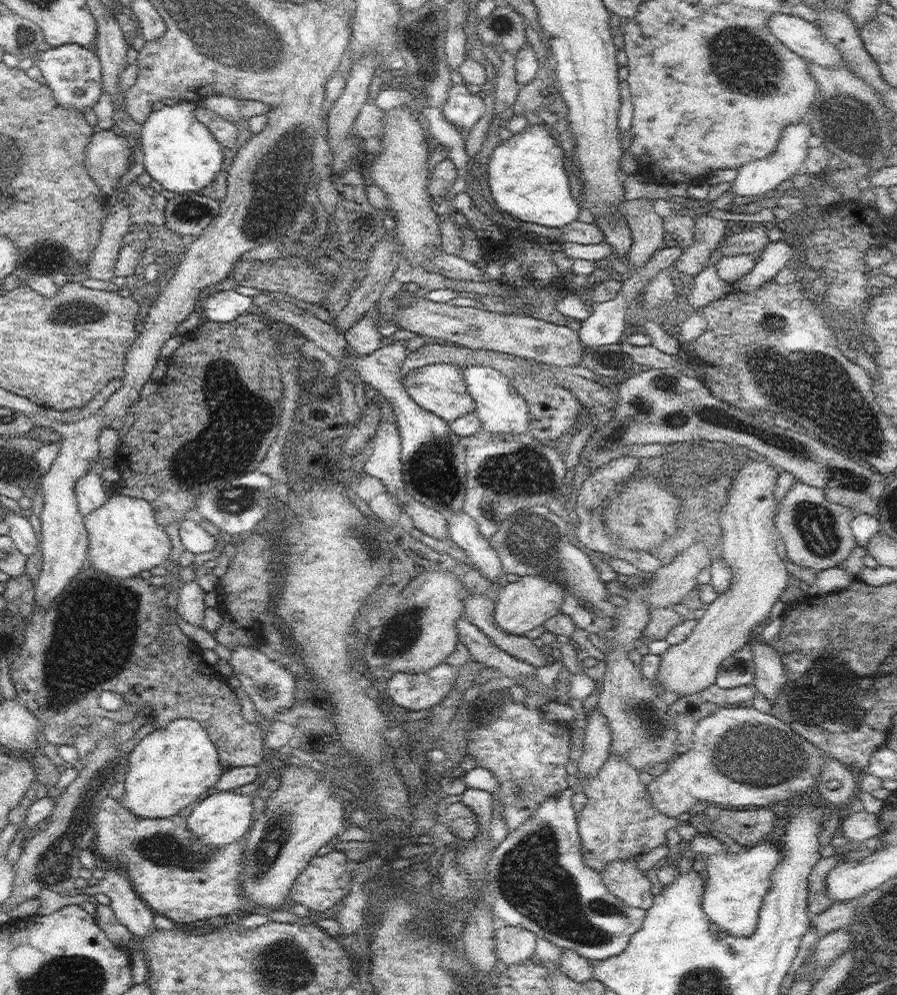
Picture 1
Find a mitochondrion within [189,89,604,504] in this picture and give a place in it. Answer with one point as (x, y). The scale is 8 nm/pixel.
(281, 168)

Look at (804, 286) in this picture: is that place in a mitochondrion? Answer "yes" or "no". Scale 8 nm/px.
no

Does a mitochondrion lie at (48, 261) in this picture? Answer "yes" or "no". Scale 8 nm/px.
no

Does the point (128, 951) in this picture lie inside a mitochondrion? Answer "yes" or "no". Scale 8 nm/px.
no

